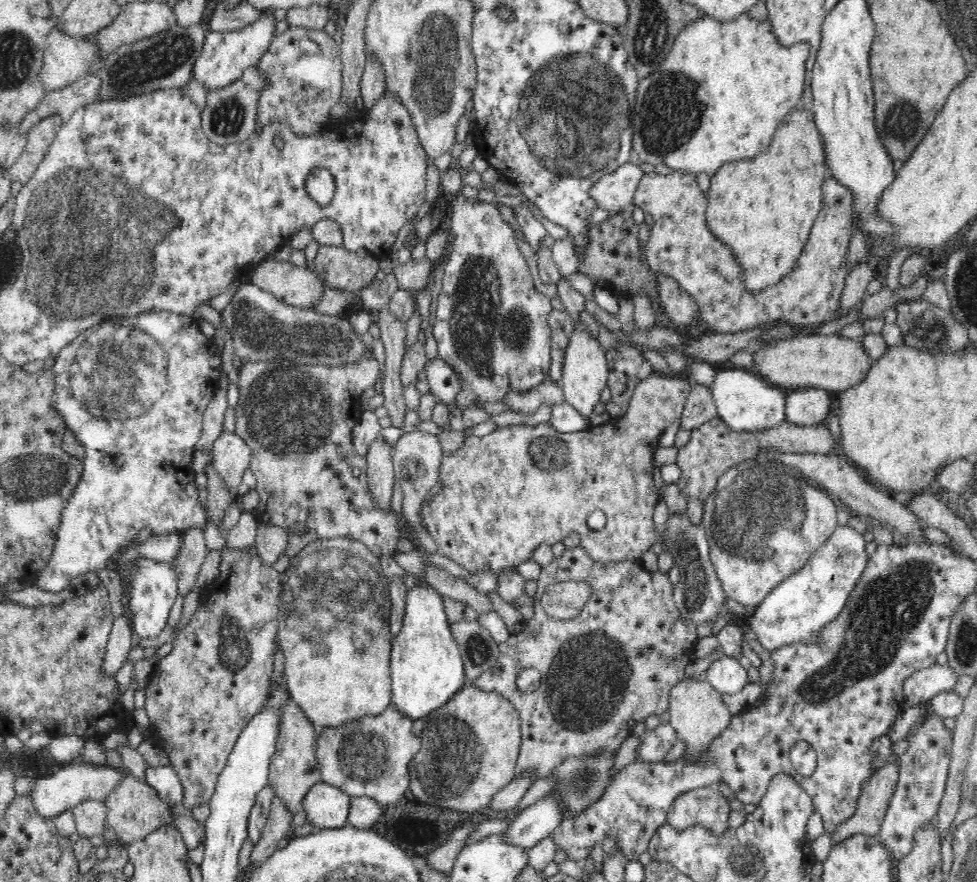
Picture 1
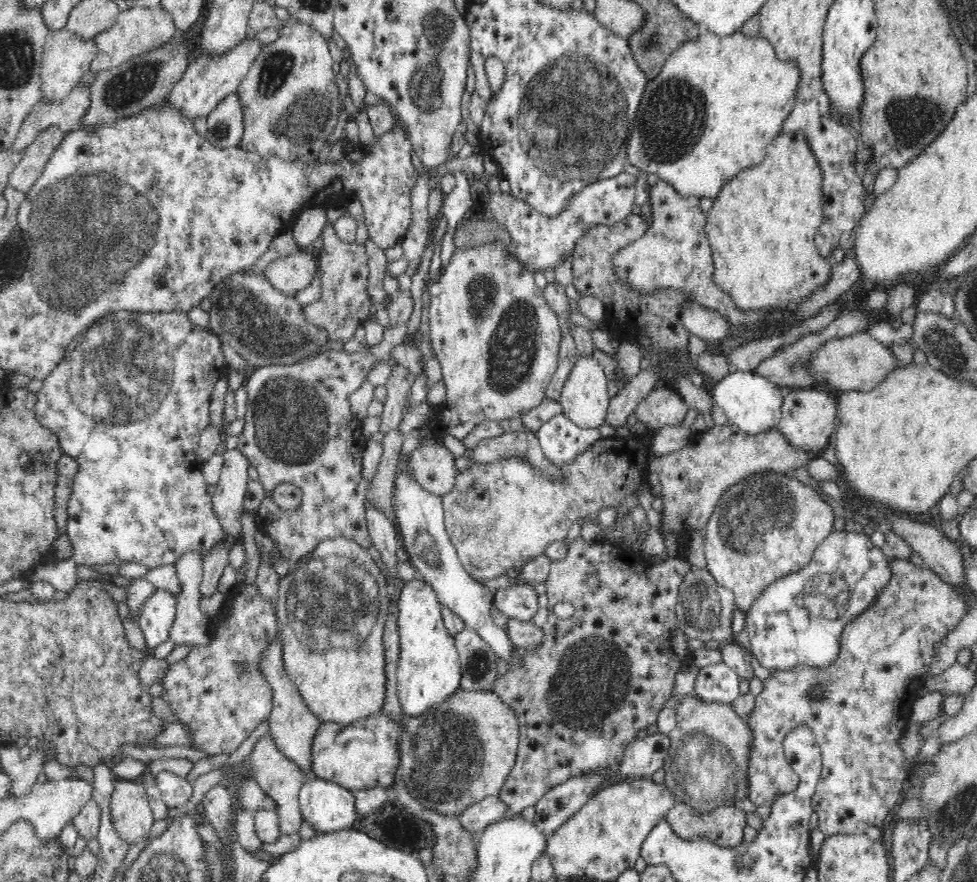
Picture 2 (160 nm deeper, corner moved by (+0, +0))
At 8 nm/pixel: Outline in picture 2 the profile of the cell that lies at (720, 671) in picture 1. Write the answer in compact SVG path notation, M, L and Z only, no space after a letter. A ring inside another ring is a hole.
M724 661L699 669L694 695L706 703L732 706L740 696L740 679Z

